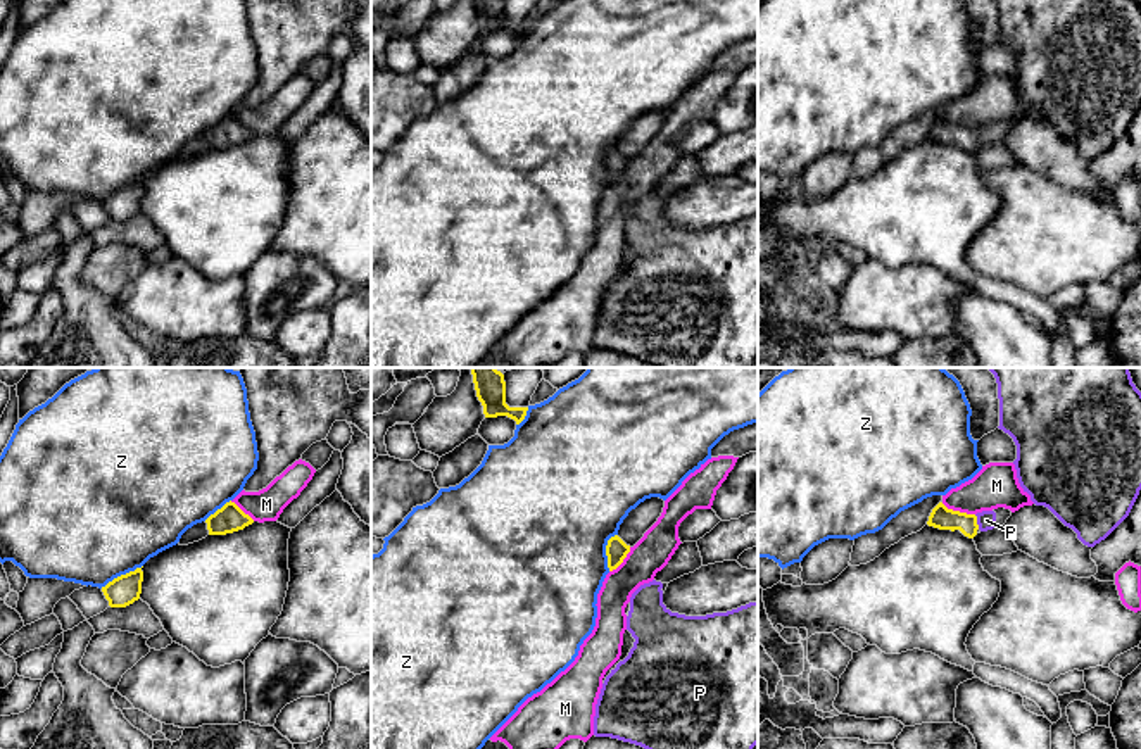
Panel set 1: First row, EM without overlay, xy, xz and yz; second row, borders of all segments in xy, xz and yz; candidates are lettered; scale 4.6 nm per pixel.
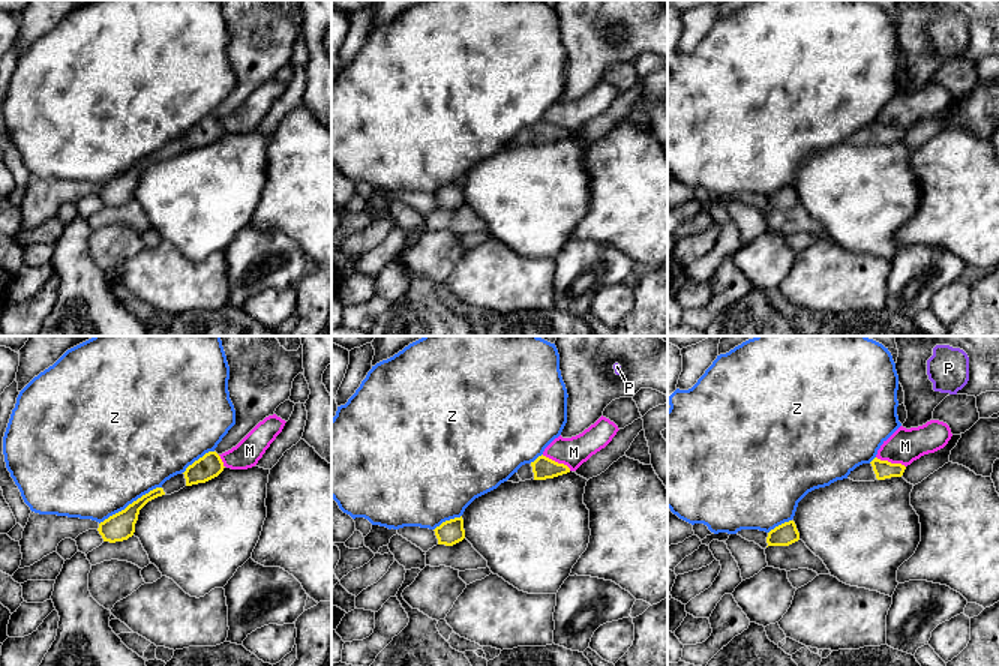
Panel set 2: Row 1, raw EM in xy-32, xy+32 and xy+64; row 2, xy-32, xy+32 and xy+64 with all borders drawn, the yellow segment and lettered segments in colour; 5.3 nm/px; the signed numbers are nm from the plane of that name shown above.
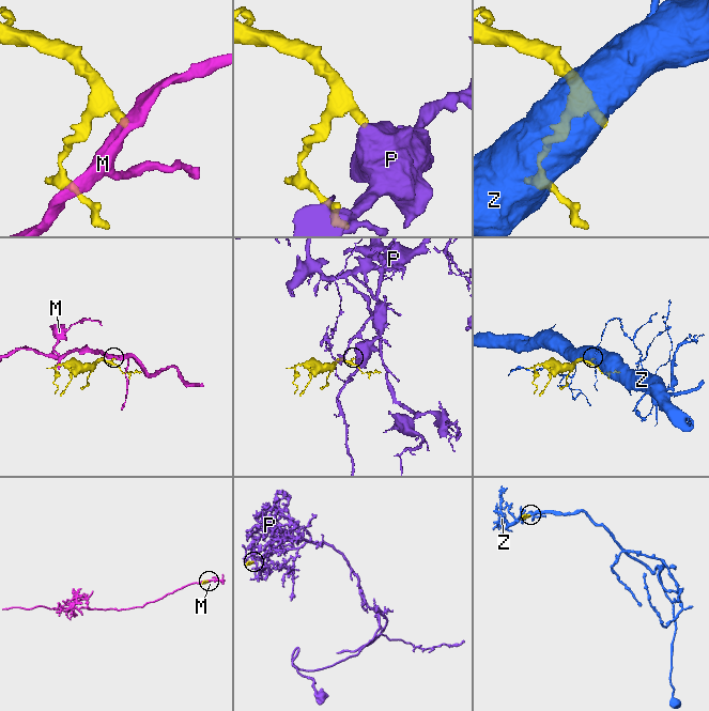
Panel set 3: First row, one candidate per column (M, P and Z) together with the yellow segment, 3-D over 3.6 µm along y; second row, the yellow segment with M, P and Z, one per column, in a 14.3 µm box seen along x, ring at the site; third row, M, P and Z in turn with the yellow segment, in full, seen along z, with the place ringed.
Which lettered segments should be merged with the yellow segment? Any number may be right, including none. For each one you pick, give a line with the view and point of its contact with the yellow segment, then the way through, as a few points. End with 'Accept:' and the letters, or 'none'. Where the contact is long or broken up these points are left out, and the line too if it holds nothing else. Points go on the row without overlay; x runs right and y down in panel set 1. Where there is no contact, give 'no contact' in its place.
P: contact yz (976, 135); way yz (943, 132), (976, 135), (986, 133)
Accept: P

